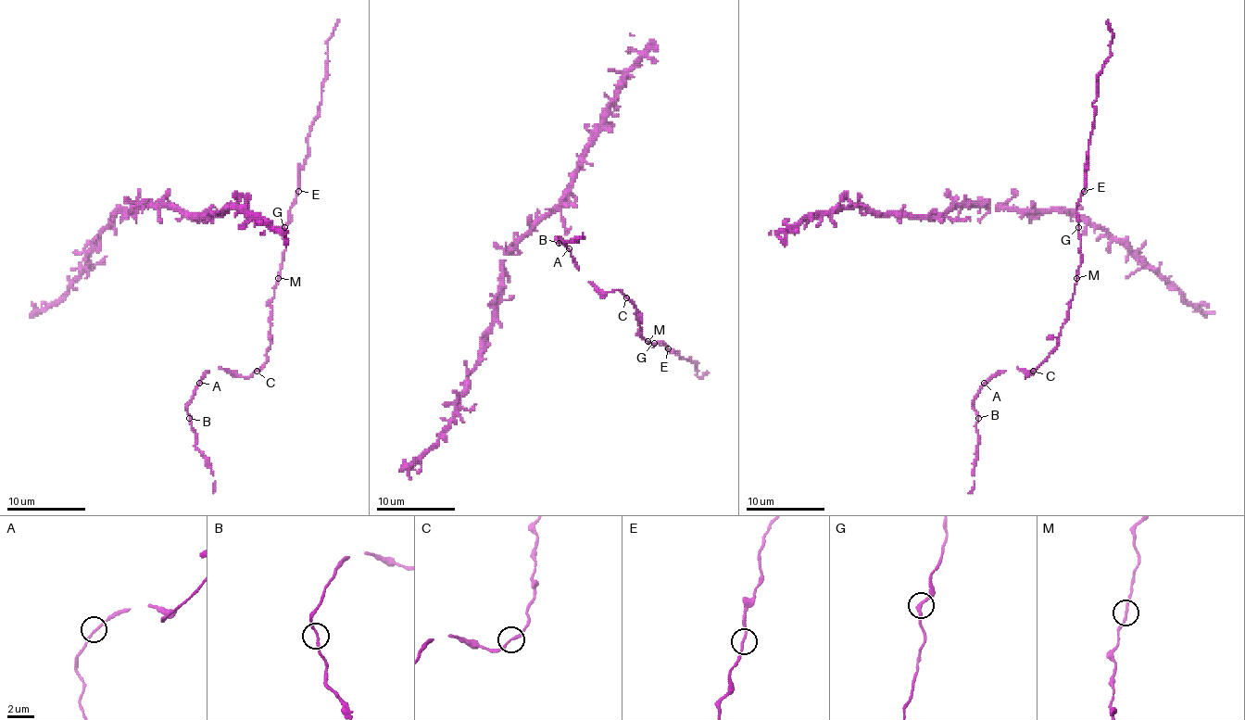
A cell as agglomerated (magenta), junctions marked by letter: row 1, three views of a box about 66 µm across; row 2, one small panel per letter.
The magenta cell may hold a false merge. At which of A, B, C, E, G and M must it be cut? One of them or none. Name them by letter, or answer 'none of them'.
none of them

